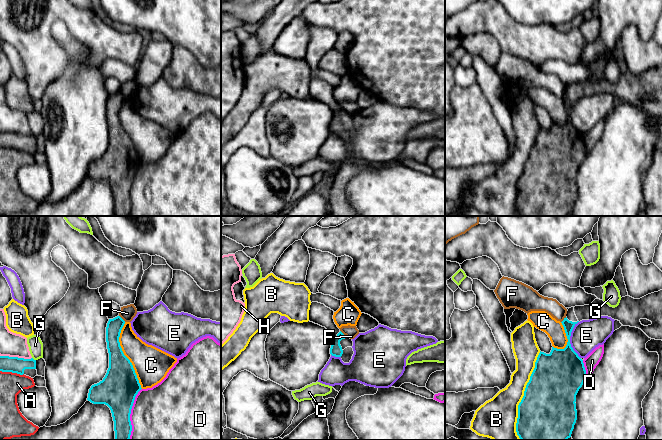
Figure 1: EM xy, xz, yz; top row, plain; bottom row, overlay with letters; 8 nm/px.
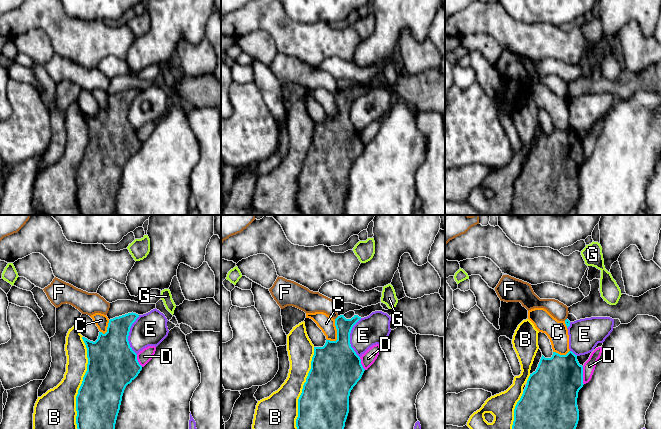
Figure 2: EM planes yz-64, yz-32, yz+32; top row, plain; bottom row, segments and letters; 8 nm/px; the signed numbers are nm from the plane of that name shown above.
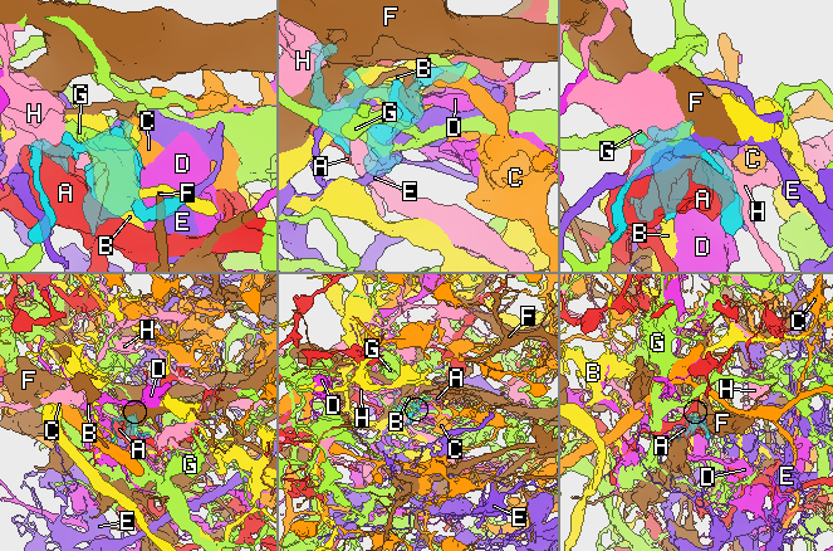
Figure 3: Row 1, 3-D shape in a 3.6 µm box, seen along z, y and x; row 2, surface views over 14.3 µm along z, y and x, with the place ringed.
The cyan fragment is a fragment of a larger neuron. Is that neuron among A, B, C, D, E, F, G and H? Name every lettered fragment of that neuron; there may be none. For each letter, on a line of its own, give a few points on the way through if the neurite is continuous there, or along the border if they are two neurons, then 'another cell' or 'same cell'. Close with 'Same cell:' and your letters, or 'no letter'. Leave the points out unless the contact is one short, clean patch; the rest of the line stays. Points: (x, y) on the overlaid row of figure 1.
A: another cell
B: another cell
C: another cell
D: another cell
E: another cell
F: border xz (340, 330), (347, 337); another cell
G: another cell
H: another cell
Same cell: no letter

